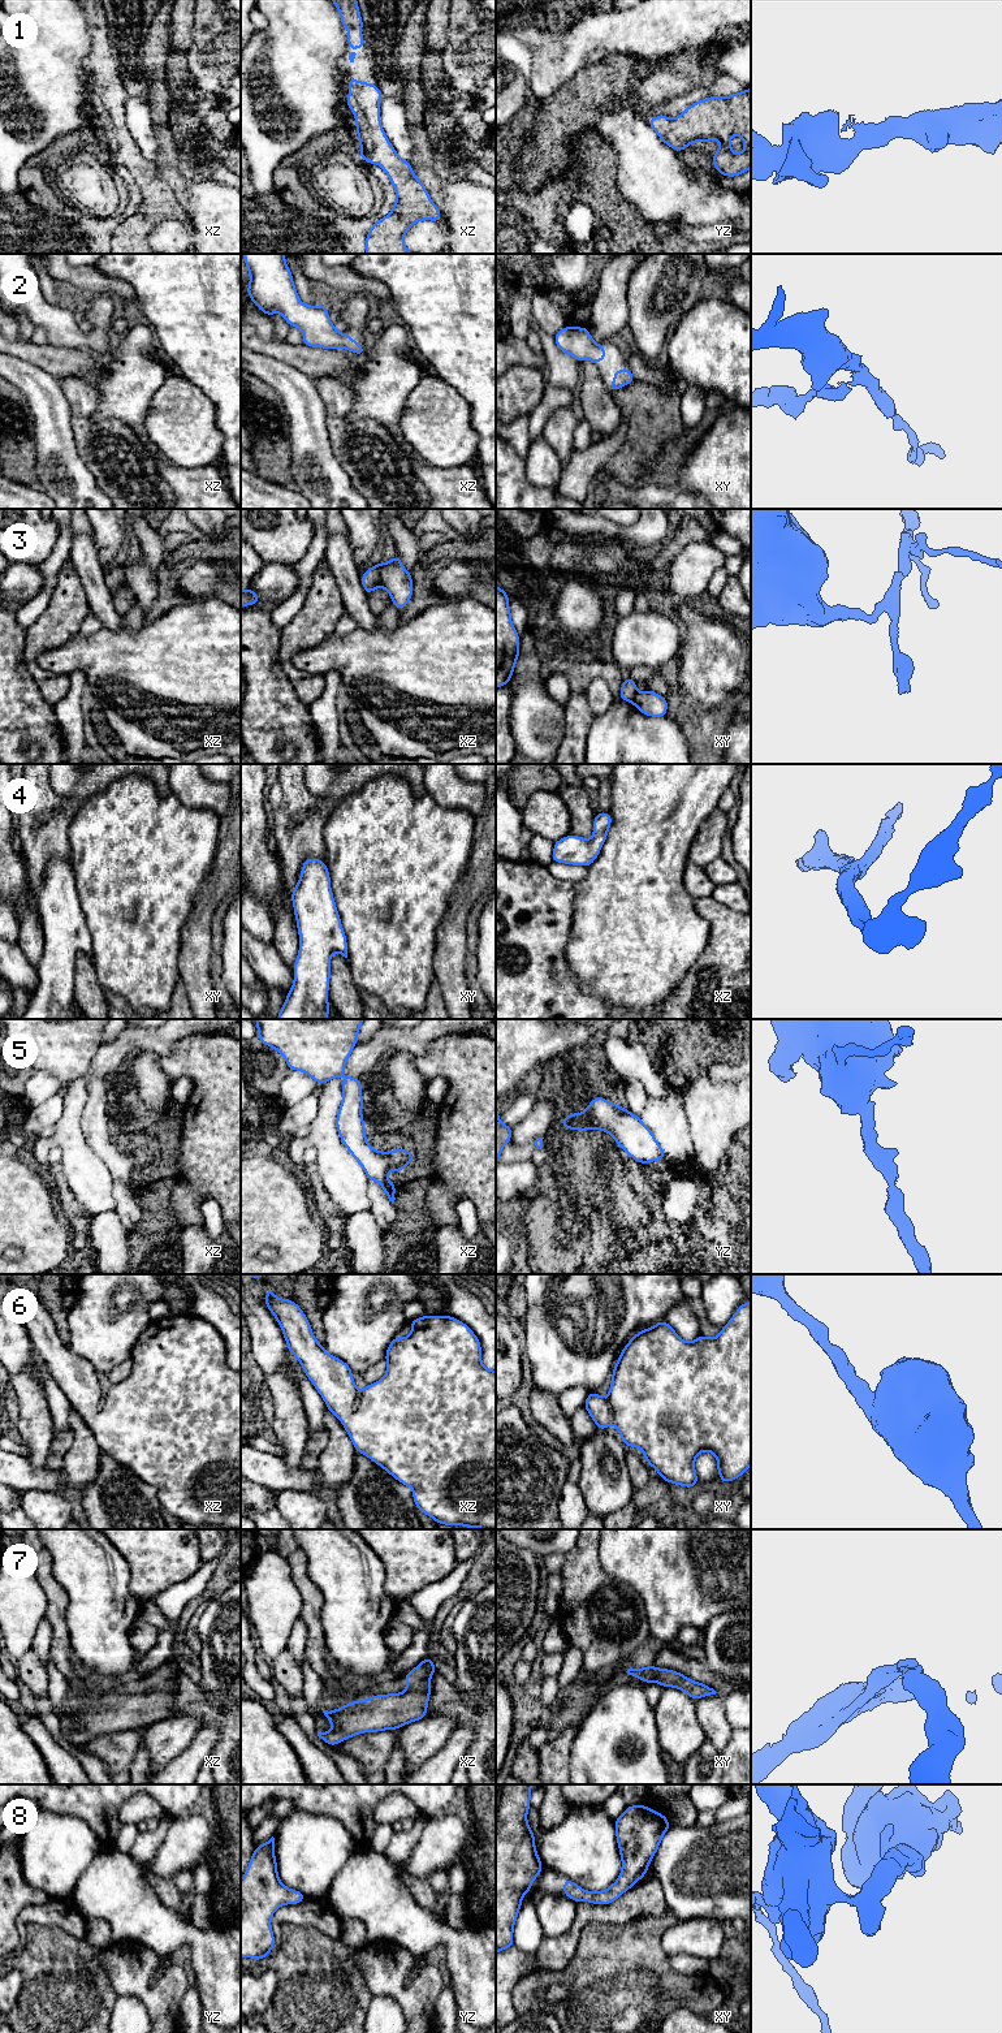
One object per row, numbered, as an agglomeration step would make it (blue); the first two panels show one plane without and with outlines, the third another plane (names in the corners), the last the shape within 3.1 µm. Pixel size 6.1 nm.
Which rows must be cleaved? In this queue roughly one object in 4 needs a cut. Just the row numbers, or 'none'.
3

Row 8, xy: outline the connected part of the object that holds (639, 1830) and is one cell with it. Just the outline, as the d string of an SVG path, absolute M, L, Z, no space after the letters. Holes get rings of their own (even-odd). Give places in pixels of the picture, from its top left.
M629 1805L614 1820L616 1838L622 1860L618 1879L604 1891L587 1891L571 1879L563 1879L563 1895L575 1903L589 1902L606 1905L617 1900L623 1892L642 1879L664 1834L671 1827L666 1816L652 1810L647 1805Z

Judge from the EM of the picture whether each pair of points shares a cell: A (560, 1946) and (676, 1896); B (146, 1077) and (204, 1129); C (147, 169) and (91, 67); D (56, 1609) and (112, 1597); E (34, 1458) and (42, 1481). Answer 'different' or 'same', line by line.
A: different
B: different
C: same
D: different
E: different

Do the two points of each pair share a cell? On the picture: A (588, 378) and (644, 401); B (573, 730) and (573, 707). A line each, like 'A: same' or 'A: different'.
A: different
B: same

